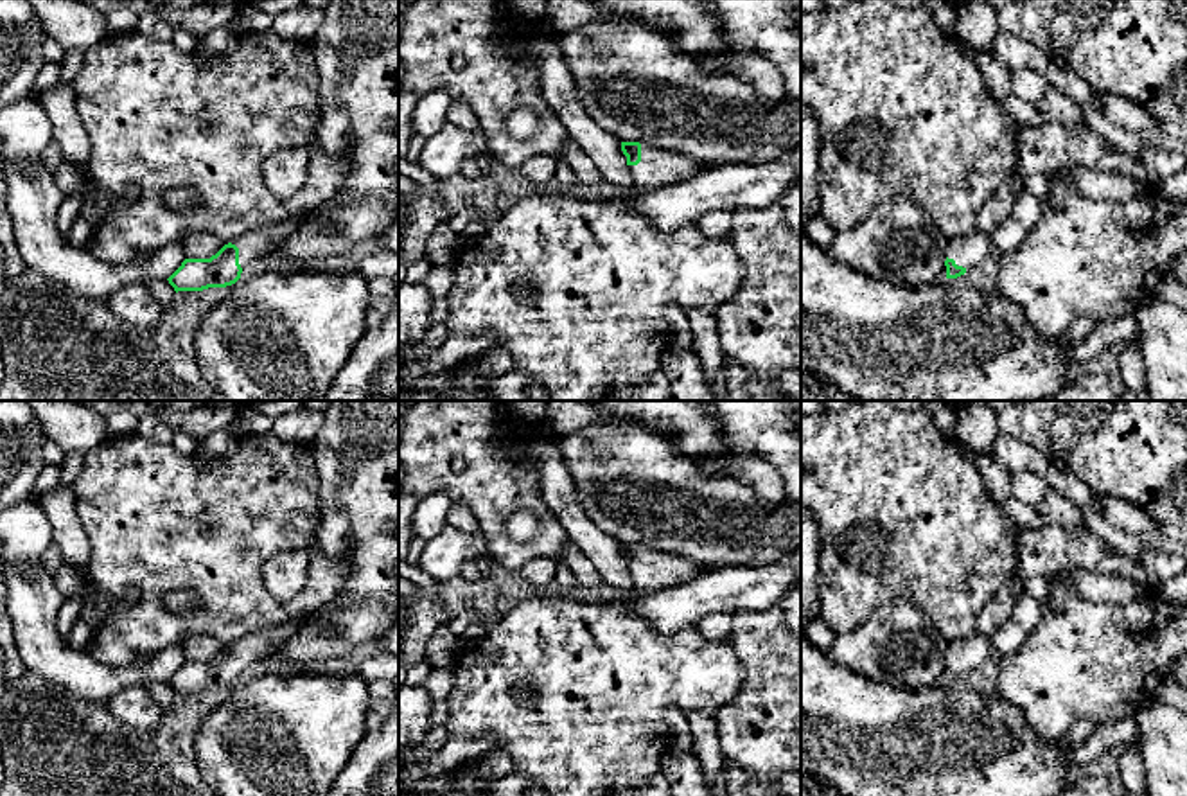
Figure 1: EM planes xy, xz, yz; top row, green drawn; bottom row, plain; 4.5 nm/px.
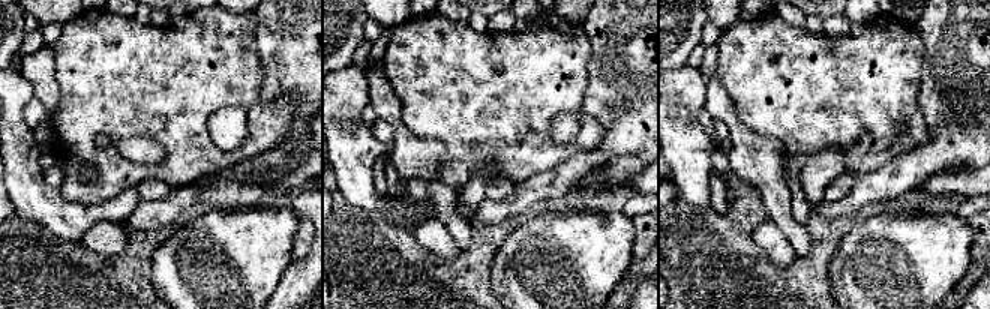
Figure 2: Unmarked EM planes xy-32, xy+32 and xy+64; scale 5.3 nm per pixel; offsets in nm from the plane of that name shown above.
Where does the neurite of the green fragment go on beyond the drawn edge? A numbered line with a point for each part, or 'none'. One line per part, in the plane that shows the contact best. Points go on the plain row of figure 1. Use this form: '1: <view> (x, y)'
1: xz (658, 570)

